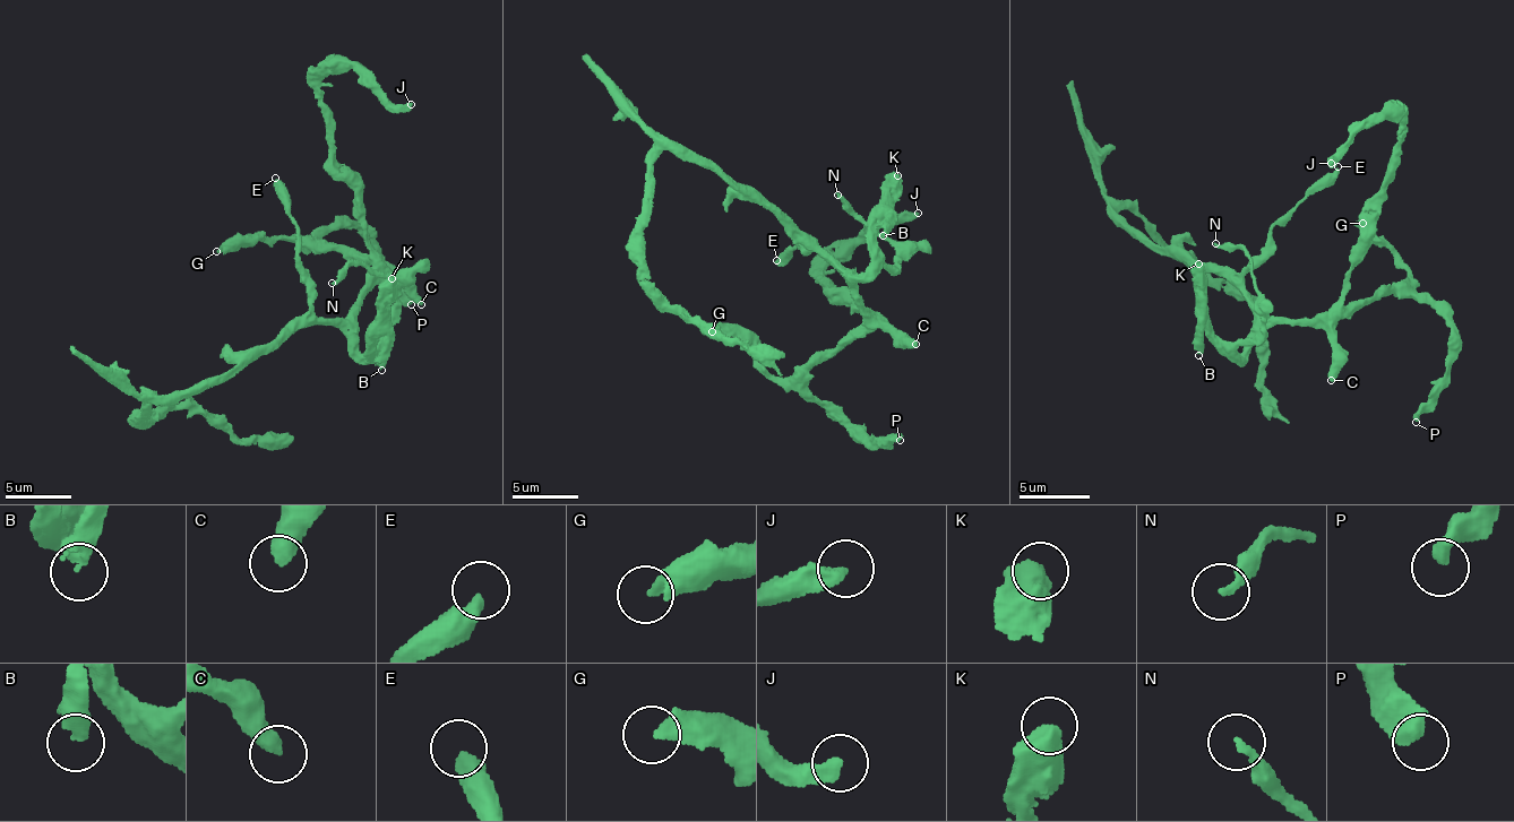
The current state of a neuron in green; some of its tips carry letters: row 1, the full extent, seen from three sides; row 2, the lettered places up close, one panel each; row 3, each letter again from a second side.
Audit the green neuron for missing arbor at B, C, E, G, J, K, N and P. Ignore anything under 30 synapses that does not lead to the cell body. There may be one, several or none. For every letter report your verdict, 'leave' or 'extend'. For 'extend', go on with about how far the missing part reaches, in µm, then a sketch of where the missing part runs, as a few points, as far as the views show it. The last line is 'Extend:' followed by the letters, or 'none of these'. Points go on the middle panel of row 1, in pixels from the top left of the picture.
B: leave
C: leave
E: leave
G: leave
J: leave
K: leave
N: leave
P: leave
Extend: none of these

